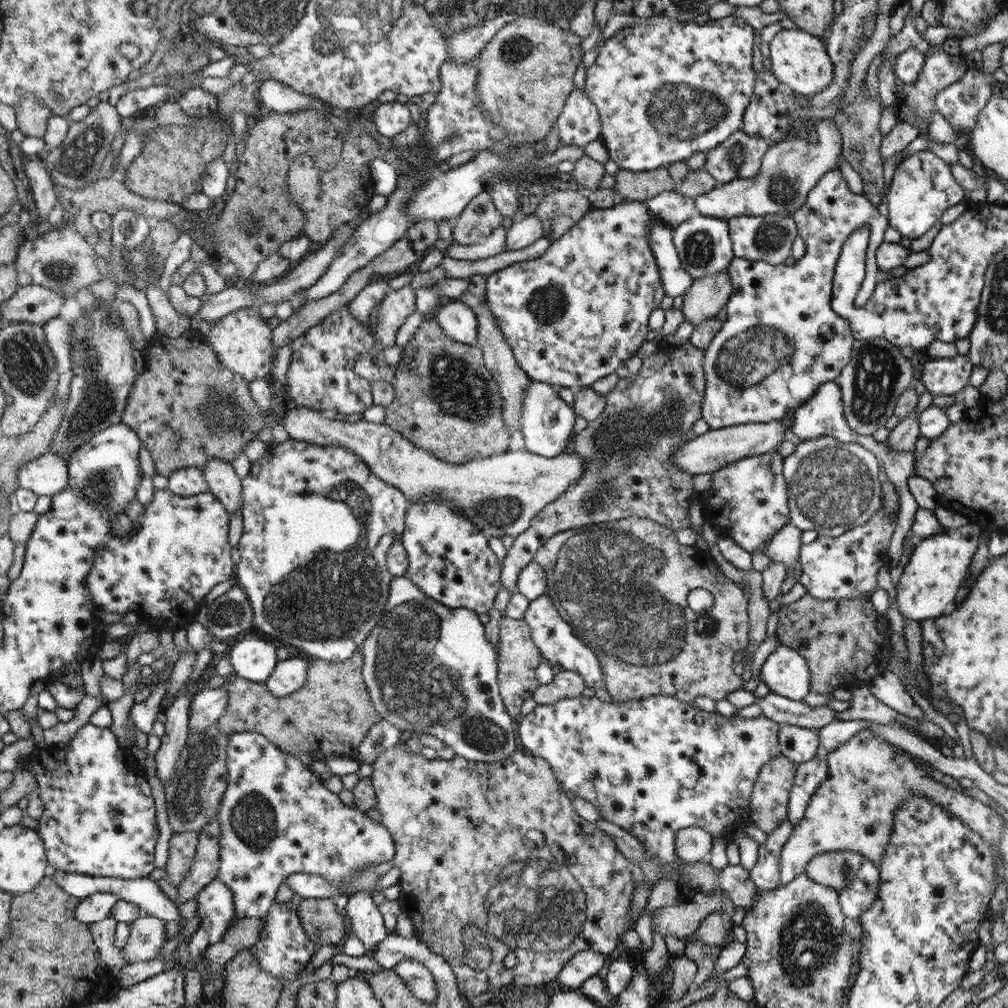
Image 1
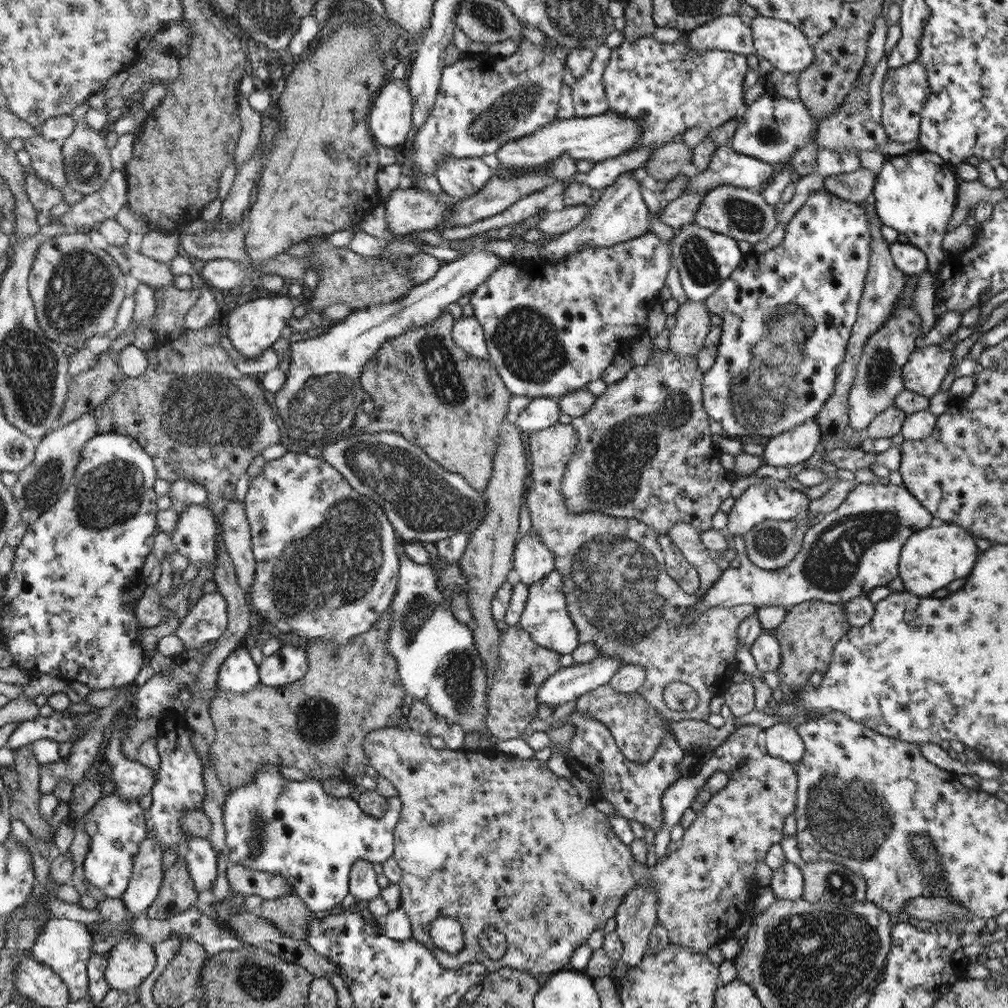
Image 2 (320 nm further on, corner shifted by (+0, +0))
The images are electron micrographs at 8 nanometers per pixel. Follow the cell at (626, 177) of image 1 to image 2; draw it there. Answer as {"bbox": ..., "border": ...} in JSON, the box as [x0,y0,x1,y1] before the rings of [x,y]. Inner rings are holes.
{"bbox":[644,140,694,181],"border":[[[672,140],[653,152],[644,167],[658,181],[670,181],[678,176],[682,166],[692,162],[694,154],[683,140]]]}

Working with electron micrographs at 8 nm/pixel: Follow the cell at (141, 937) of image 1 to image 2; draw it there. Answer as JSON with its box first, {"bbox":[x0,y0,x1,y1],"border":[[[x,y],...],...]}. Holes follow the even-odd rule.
{"bbox":[106,936,157,992],"border":[[[130,936],[116,944],[106,959],[106,983],[119,992],[139,987],[157,965],[154,946]]]}

